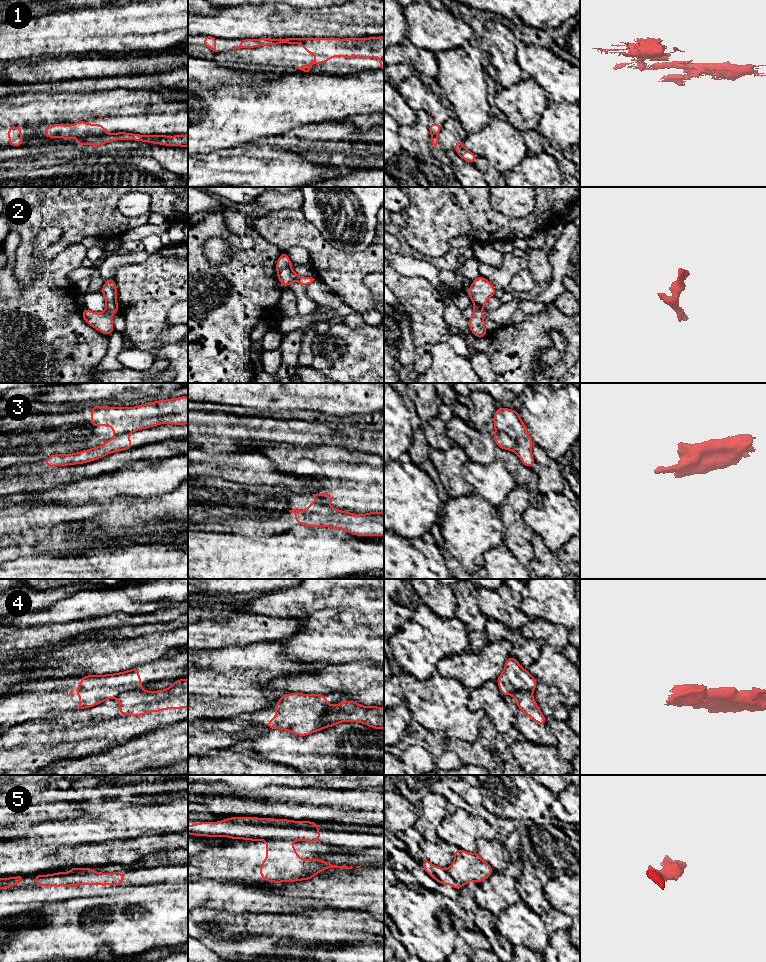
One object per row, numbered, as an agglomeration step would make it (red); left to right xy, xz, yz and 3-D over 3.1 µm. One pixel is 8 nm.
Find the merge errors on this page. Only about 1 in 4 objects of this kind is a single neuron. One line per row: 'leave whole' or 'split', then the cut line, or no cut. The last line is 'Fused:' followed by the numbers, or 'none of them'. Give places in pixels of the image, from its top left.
1: split; cut xy (105, 133), (88, 137)
2: leave whole; cut none
3: split; cut yz (495, 430), (507, 433), (514, 440), (513, 450)
4: split; cut xz (331, 706), (324, 713), (324, 722), (329, 726)
5: split; cut xy (70, 871), (92, 872)
Fused: 1, 3, 4, 5

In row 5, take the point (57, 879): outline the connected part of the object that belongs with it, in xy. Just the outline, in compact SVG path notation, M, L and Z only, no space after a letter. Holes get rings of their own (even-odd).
M56 872L53 874L34 875L35 885L38 887L54 886L54 887L70 887L78 885L124 885L124 872Z

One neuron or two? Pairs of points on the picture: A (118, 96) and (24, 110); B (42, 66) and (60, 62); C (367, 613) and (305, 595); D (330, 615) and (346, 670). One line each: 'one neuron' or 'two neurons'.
A: one neuron
B: one neuron
C: one neuron
D: two neurons

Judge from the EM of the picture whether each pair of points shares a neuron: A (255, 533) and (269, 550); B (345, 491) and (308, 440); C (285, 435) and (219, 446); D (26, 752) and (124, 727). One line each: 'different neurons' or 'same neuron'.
A: different neurons
B: different neurons
C: same neuron
D: same neuron

